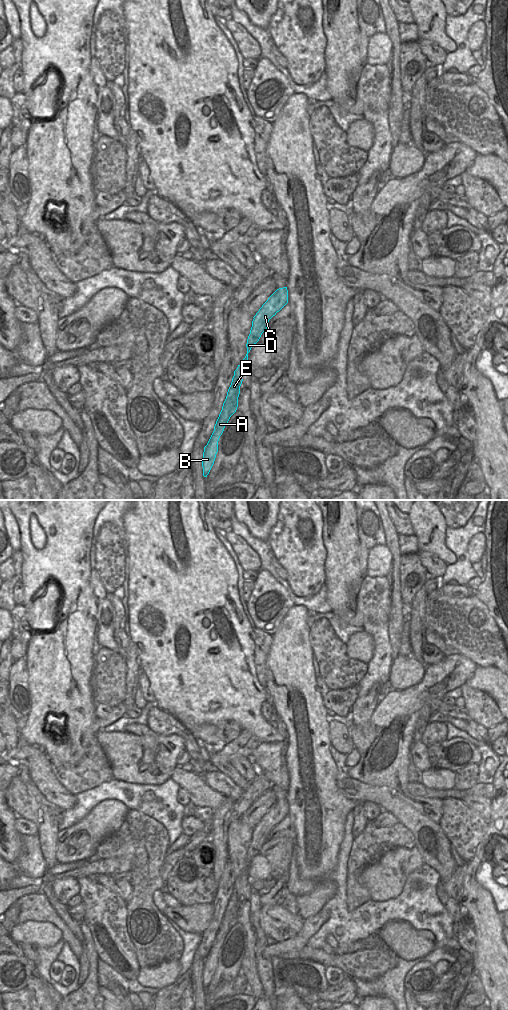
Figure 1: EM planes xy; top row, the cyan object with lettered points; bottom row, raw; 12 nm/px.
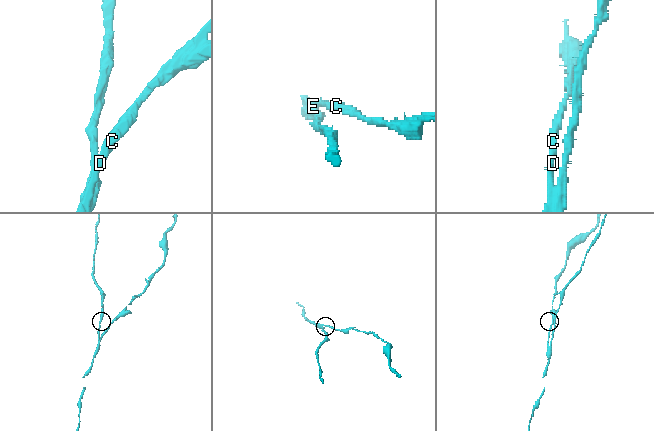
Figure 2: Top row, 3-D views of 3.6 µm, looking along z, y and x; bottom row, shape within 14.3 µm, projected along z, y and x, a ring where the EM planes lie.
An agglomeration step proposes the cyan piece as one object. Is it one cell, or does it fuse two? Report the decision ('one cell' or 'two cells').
two cells

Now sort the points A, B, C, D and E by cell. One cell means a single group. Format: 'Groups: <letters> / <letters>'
Groups: A B E / C D.

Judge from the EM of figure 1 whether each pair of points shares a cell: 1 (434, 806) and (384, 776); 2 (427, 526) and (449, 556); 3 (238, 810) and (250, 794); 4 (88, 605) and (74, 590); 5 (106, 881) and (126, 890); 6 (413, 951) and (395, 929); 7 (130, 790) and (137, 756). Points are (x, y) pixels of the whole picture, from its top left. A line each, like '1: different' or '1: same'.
1: same
2: same
3: same
4: same
5: same
6: same
7: different

